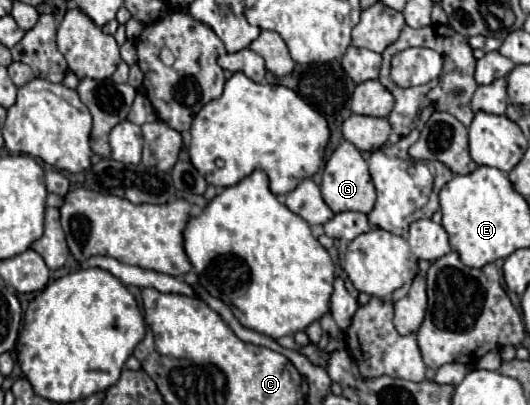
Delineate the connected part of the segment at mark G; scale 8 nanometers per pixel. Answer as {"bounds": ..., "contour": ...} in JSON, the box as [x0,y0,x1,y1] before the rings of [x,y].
{"bounds":[321,141,375,213],"contour":[[[341,141],[341,145],[333,151],[331,159],[325,165],[323,171],[323,183],[321,183],[321,193],[325,203],[333,213],[343,213],[343,211],[359,211],[359,213],[369,213],[375,205],[375,187],[367,169],[367,161],[361,157],[359,149],[349,143]]]}

